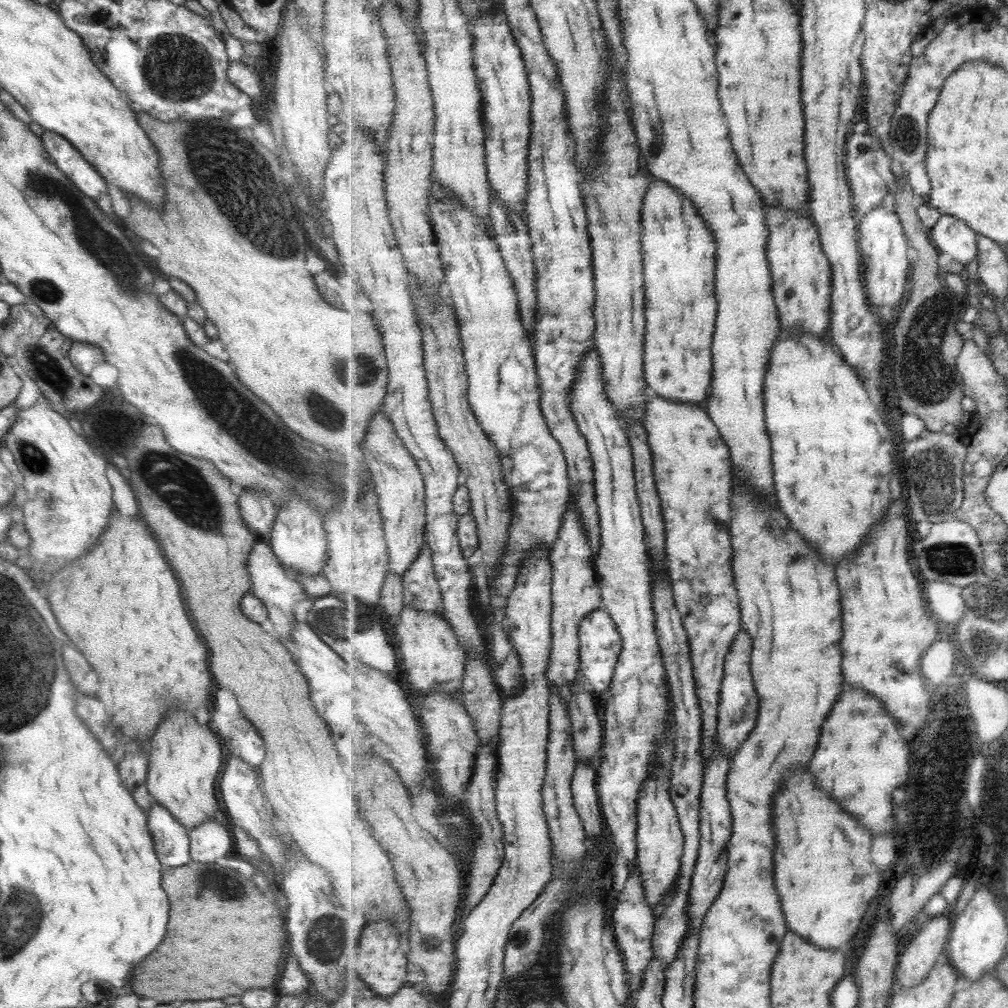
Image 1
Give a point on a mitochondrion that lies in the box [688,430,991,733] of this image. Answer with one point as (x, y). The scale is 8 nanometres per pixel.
(935, 478)

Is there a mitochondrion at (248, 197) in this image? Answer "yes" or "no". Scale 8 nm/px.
yes

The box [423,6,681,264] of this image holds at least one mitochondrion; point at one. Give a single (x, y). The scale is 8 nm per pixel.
(656, 142)

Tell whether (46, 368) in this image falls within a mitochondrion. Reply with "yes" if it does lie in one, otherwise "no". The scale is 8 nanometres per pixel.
yes

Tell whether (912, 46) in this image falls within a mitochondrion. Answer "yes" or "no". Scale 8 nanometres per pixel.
no

